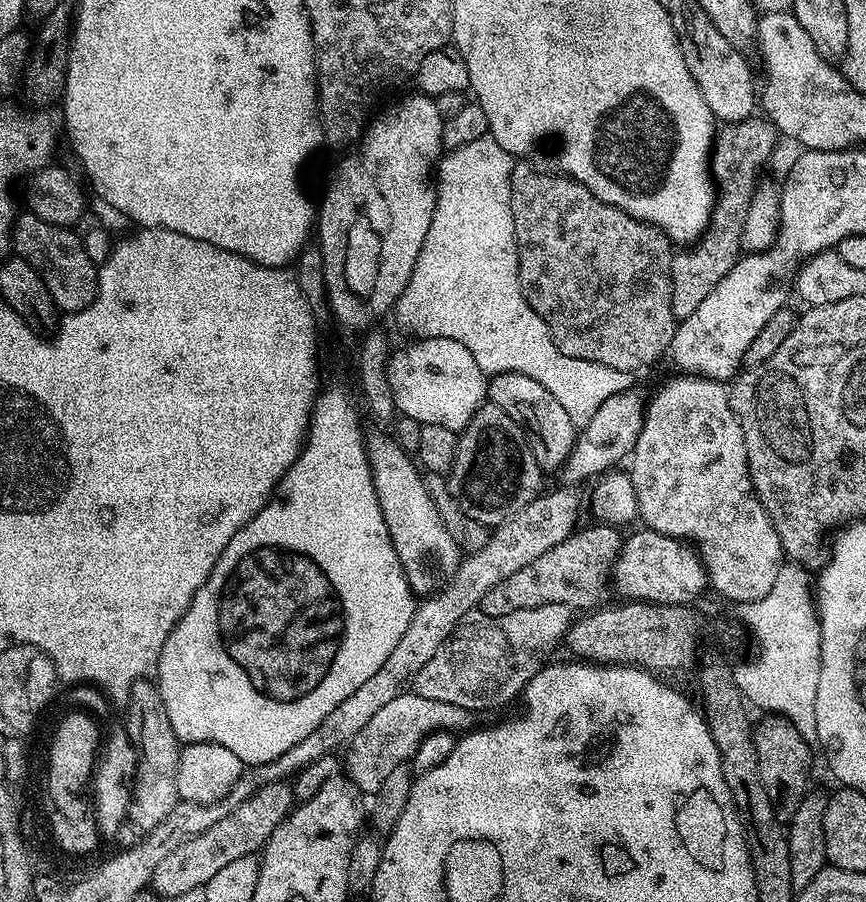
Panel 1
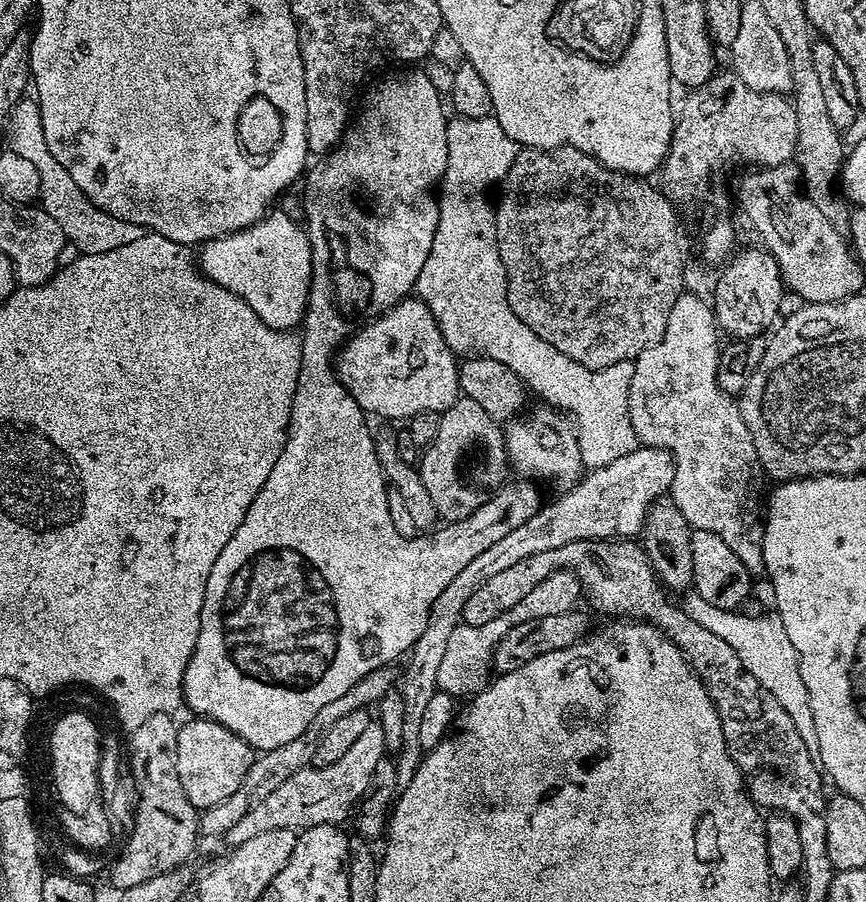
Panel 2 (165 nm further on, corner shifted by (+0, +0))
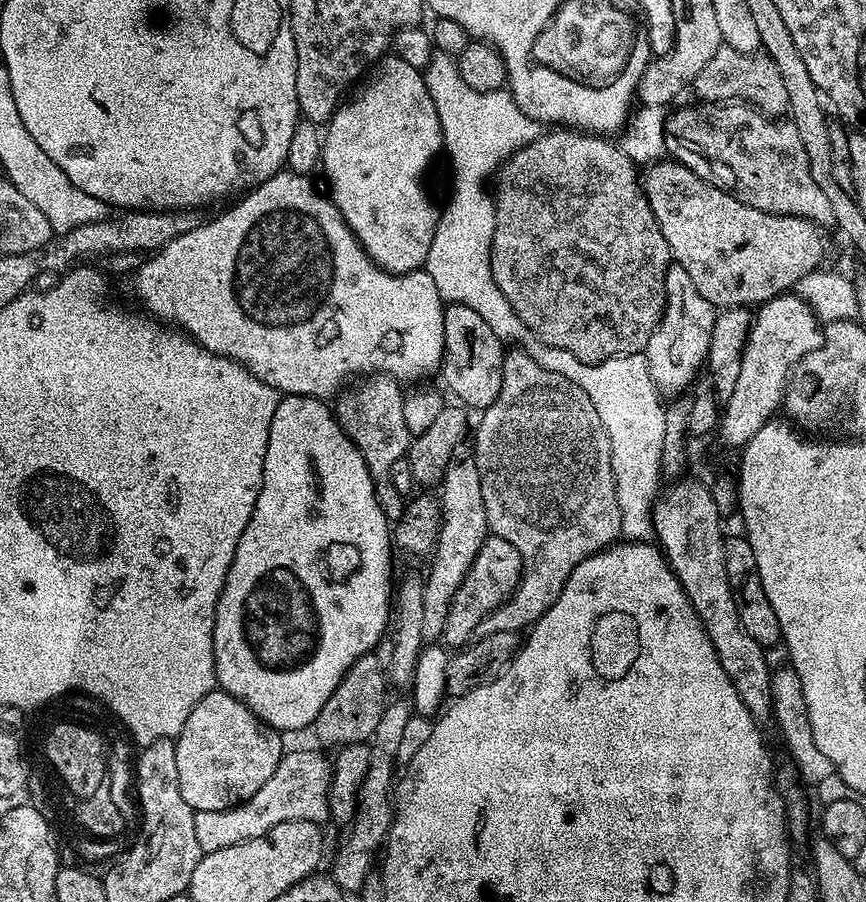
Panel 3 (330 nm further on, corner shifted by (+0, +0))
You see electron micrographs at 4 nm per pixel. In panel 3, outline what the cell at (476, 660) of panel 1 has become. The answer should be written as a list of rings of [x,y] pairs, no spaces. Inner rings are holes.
[[[508,350],[504,353],[504,365],[502,366],[502,390],[498,390],[498,398],[494,398],[492,405],[483,409],[479,416],[480,425],[477,428],[475,425],[474,428],[474,440],[476,436],[474,455],[478,474],[482,478],[482,502],[486,502],[488,527],[491,535],[506,538],[506,542],[513,544],[518,550],[518,554],[522,554],[522,562],[524,563],[524,573],[519,586],[516,587],[516,593],[502,607],[495,608],[489,614],[488,619],[480,623],[479,635],[489,636],[502,630],[520,632],[535,624],[536,619],[542,613],[550,610],[550,606],[554,606],[554,602],[558,598],[558,594],[562,594],[570,574],[581,562],[596,552],[603,552],[605,548],[621,539],[622,514],[618,510],[618,494],[612,473],[610,434],[606,434],[606,426],[602,426],[602,418],[598,418],[598,410],[594,410],[594,402],[590,402],[590,394],[586,394],[586,390],[582,390],[582,386],[574,386],[574,382],[570,382],[570,378],[562,378],[562,374],[558,374],[554,370],[544,370],[542,366],[538,366],[538,362],[534,362],[534,358],[530,358],[528,352]]]

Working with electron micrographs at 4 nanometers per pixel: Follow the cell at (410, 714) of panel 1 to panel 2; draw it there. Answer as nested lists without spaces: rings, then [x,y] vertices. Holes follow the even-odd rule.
[[[371,722],[351,743],[350,750],[342,758],[328,766],[309,766],[298,770],[298,774],[290,774],[290,778],[286,778],[286,782],[278,786],[278,790],[266,794],[266,798],[262,798],[258,806],[251,808],[244,818],[230,826],[230,830],[224,832],[223,839],[235,846],[266,830],[303,830],[319,824],[343,825],[344,815],[347,812],[349,815],[359,804],[370,782],[370,774],[374,774],[374,766],[378,766],[378,762],[385,759],[385,756],[384,731],[380,729],[379,723]]]

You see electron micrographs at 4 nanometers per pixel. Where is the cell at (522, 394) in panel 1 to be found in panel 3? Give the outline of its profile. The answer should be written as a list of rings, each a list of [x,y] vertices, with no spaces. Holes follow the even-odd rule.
[[[448,304],[445,307],[443,387],[449,393],[452,391],[465,409],[483,410],[492,405],[494,398],[498,398],[498,390],[502,390],[505,351],[505,341],[500,340],[490,326],[486,326],[486,321],[483,320],[482,314],[478,314],[478,310],[470,310],[470,306],[461,304]]]

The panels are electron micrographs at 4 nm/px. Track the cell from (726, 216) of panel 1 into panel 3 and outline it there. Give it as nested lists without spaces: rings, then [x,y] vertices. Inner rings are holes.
[[[722,46],[706,67],[694,78],[691,91],[700,102],[747,102],[765,116],[780,118],[788,111],[787,94],[782,74],[771,57],[756,52],[739,52]]]

